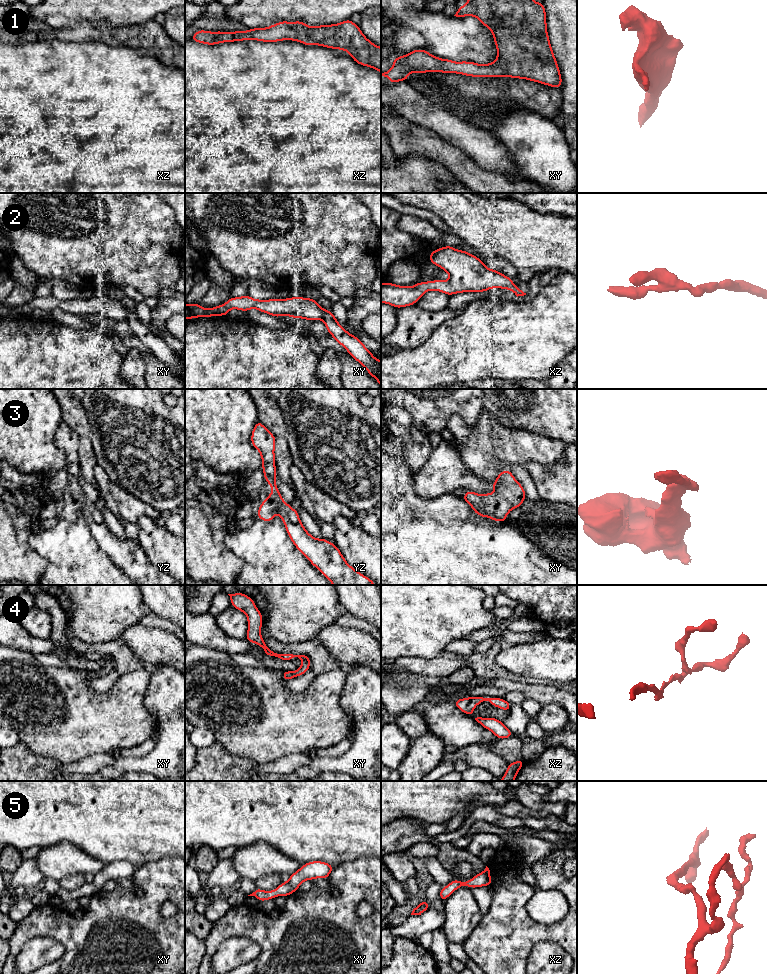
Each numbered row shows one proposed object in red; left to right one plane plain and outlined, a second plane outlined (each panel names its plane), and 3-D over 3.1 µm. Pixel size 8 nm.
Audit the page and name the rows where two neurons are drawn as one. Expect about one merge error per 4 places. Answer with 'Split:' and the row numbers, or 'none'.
Split: none

